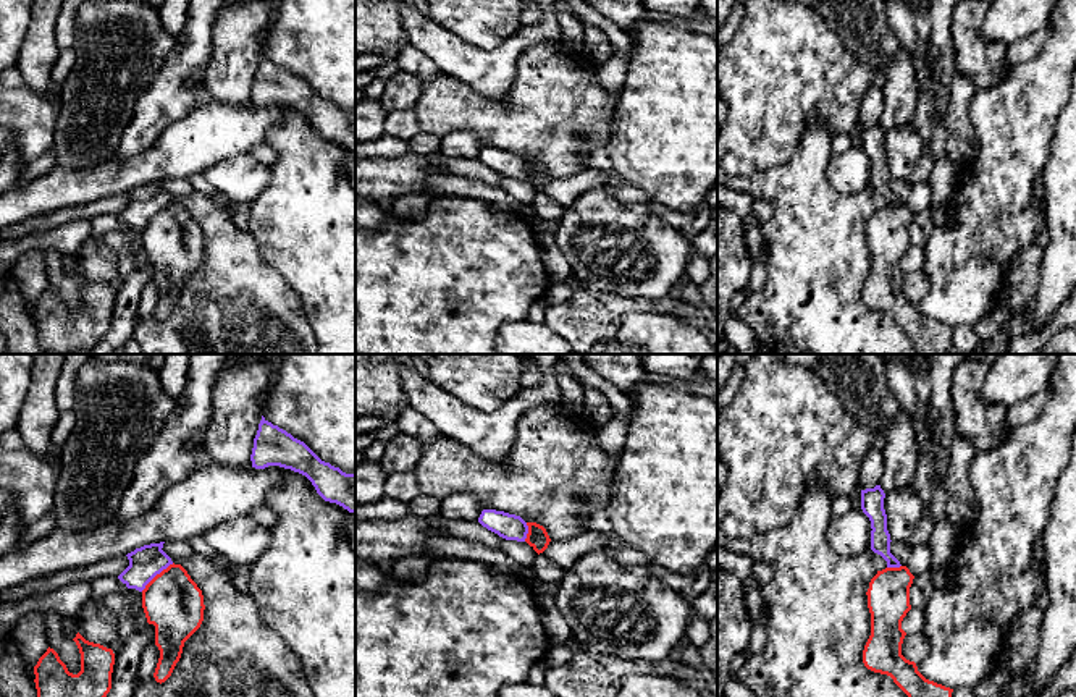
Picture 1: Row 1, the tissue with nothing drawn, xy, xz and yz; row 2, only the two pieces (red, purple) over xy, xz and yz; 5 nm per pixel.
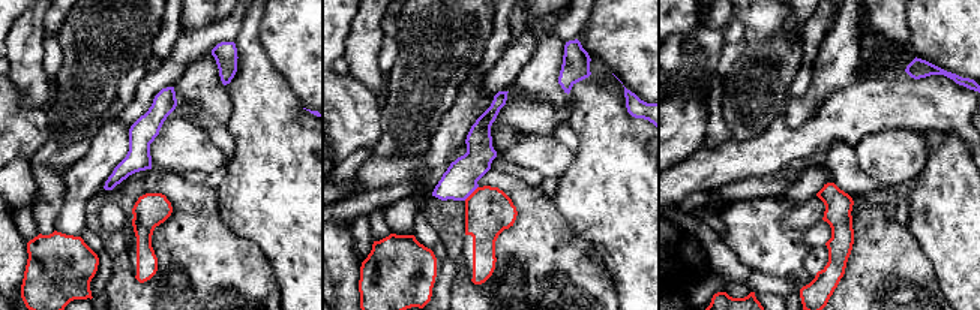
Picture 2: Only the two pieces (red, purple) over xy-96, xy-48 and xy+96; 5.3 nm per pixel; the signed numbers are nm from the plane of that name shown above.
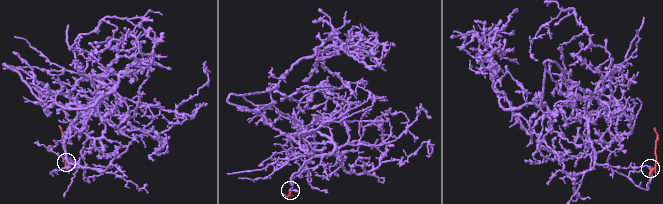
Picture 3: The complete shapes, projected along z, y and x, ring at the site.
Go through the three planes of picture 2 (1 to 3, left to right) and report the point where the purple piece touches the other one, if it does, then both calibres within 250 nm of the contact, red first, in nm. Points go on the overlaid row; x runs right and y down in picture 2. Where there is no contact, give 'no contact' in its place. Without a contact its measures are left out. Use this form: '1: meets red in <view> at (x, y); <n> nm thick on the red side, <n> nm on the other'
1: no contact
2: meets red in xy-48 at (471, 193); 260 nm thick on the red side, 180 nm on the other
3: no contact

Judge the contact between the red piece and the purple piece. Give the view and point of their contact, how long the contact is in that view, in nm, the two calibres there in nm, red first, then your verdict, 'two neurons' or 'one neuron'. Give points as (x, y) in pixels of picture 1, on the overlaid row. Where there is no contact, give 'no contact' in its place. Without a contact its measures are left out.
meets red in xy at (157, 574); contact 220 nm long; 300 nm thick on the red side, 160 nm on the other; two neurons

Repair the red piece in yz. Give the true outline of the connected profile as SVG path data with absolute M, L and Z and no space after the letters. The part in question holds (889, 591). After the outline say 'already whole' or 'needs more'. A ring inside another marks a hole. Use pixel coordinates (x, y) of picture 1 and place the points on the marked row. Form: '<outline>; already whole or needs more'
M906 566L885 568L871 579L866 592L871 636L863 650L863 663L874 673L890 676L908 697L952 697L953 689L926 679L916 663L902 655L906 636L902 621L911 610L913 579Z; already whole

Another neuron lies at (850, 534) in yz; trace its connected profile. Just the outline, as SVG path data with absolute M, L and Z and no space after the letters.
M851 508L843 516L832 517L826 537L834 553L858 556L871 550L871 521L863 509Z

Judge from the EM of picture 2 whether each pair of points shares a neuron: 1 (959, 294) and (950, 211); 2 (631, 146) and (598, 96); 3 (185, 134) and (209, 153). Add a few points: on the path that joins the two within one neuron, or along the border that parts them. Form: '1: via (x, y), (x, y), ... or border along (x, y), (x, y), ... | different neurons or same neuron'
1: via (959, 273), (959, 232) | same neuron
2: via (619, 134), (599, 114), (598, 108) | same neuron
3: via (191, 140), (203, 152) | same neuron

